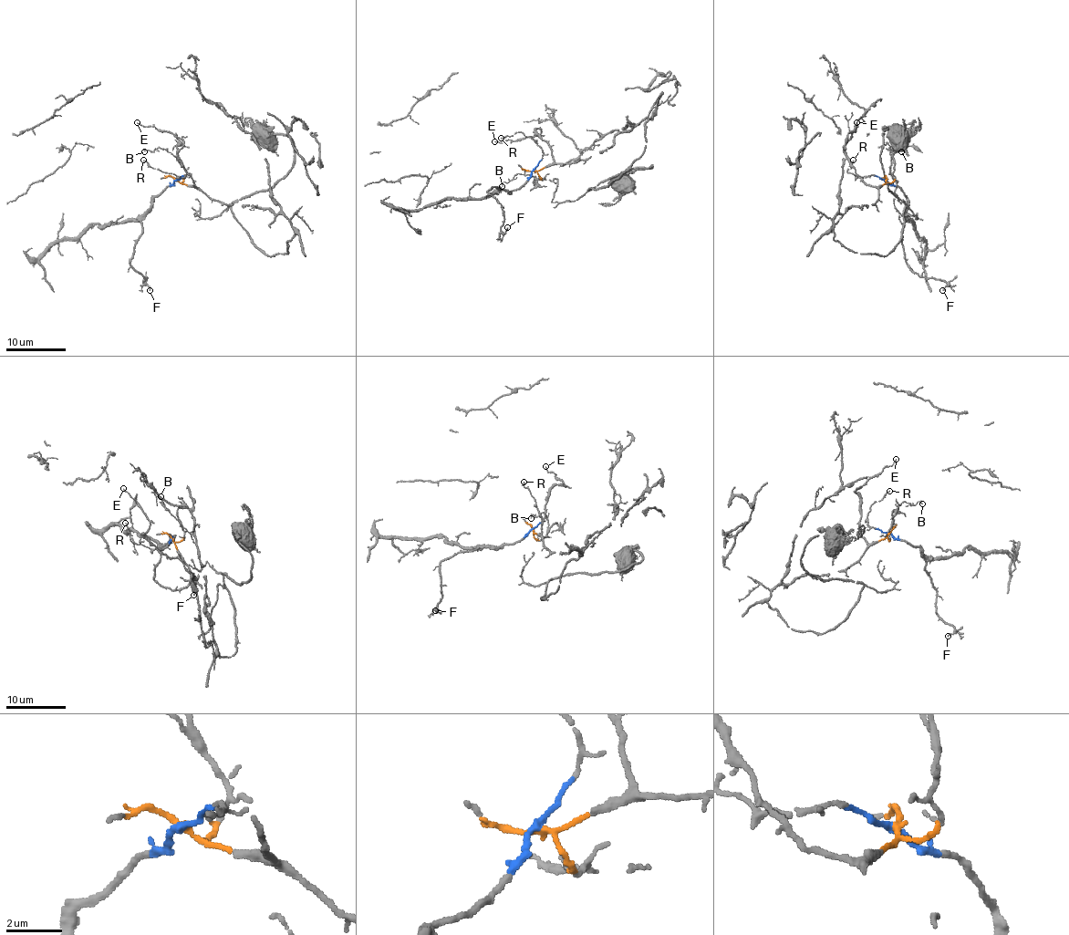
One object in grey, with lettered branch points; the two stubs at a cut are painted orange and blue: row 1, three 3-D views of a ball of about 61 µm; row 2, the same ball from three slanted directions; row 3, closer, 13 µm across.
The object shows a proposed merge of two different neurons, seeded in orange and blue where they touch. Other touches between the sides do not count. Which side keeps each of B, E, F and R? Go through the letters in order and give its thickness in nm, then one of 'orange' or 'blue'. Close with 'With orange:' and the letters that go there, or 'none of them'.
B: calibre 120 nm; orange
E: calibre 110 nm; orange
F: calibre 120 nm; blue
R: calibre 150 nm; blue
With orange: B, E

